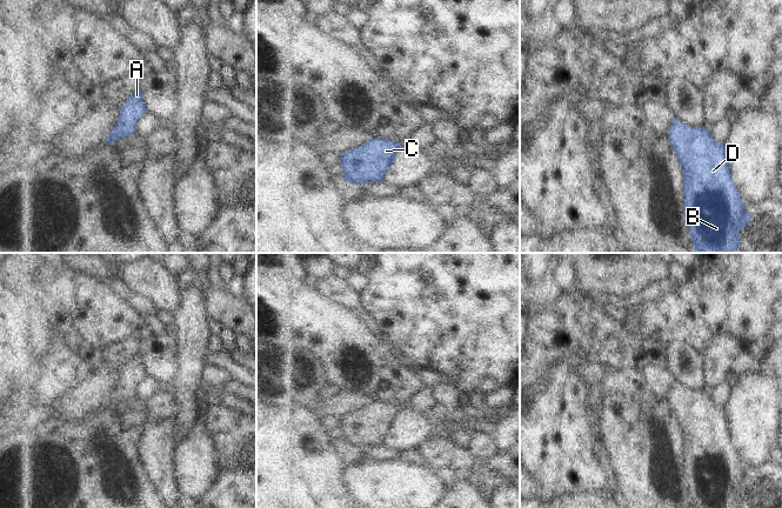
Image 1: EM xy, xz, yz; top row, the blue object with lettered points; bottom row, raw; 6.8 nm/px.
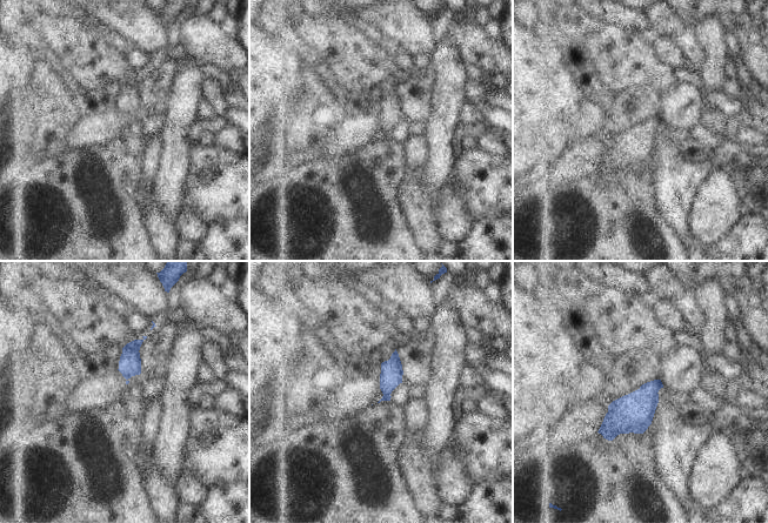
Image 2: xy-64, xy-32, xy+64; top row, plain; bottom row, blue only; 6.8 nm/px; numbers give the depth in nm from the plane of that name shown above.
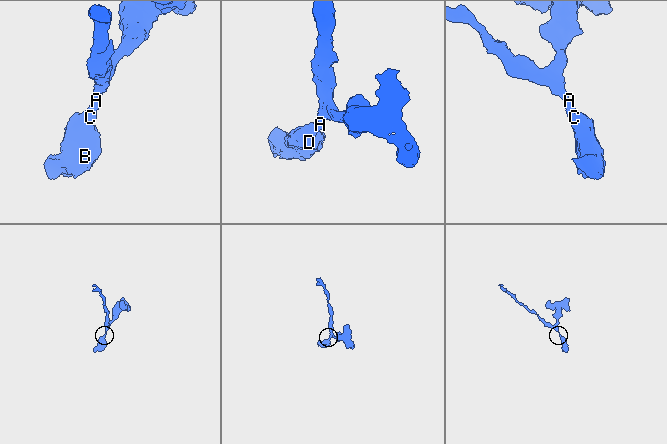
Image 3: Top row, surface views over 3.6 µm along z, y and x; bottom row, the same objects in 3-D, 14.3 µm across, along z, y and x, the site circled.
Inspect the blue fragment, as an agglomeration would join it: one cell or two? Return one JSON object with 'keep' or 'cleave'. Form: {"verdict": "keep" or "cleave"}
{"verdict": "keep"}

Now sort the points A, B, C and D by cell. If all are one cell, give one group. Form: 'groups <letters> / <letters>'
groups A B C D

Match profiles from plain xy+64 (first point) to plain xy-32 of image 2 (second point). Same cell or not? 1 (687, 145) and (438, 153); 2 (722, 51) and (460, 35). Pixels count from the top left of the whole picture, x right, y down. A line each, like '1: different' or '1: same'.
1: different
2: different

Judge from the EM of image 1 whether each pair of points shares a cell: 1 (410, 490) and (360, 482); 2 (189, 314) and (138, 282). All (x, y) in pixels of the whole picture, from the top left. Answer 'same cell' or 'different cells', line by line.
1: same cell
2: different cells

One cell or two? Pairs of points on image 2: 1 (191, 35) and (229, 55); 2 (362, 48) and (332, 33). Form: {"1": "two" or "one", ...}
{"1": "one", "2": "one"}

